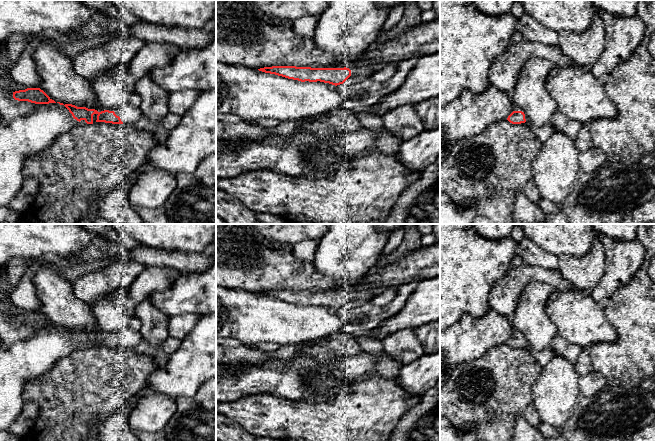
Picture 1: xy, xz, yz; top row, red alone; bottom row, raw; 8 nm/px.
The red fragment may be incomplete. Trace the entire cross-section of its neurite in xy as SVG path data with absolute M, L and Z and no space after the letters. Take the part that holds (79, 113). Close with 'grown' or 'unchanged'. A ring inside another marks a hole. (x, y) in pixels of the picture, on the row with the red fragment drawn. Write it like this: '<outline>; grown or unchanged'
M129 102L117 109L108 109L101 112L86 107L77 107L72 104L65 104L64 106L69 110L74 119L79 122L84 120L87 124L93 124L94 114L97 115L96 122L125 125L133 123L143 116L140 107L135 107Z; grown

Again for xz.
M367 61L359 68L311 68L296 66L272 66L258 69L259 71L275 74L301 82L324 82L335 86L340 84L354 84L370 78L373 67Z; grown

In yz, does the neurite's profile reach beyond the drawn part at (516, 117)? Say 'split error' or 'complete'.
split error

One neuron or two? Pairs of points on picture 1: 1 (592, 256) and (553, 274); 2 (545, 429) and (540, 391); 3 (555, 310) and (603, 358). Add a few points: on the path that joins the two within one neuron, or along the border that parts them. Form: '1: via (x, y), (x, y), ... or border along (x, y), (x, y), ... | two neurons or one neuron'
1: border along (558, 270), (575, 288) | two neurons
2: border along (542, 422), (549, 423), (559, 430) | two neurons
3: border along (614, 340), (594, 343), (588, 348) | two neurons

